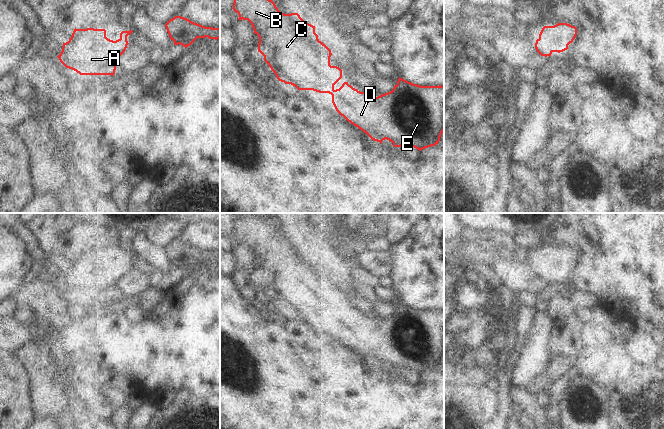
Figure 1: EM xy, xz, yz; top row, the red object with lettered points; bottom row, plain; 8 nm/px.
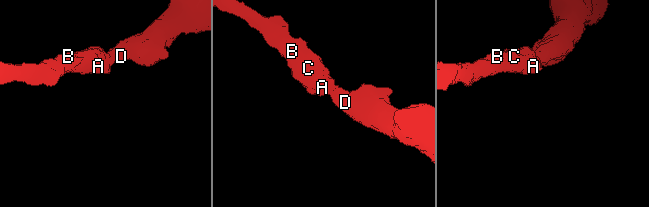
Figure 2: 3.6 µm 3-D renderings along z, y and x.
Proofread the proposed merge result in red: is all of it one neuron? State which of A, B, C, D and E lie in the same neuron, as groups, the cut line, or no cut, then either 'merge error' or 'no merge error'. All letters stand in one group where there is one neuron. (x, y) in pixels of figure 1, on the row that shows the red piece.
groups A B C D E; cut none; no merge error

